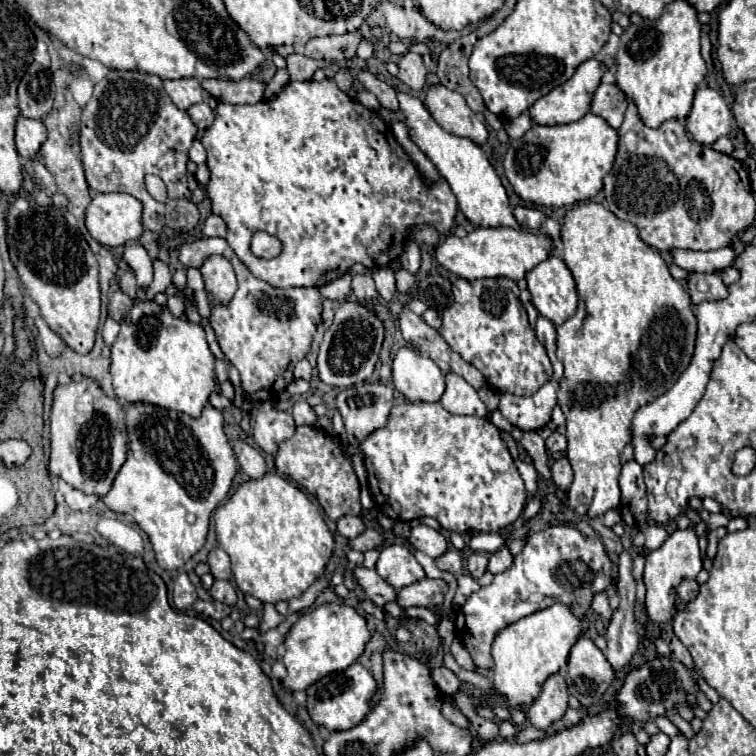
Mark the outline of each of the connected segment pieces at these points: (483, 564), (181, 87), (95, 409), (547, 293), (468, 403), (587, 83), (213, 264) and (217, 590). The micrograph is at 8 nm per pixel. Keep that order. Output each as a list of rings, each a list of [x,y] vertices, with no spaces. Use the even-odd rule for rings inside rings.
[[[472,553],[468,557],[468,561],[466,561],[466,567],[468,567],[468,571],[470,571],[470,575],[474,579],[482,577],[484,571],[486,571],[486,567],[488,567],[488,555],[486,553]]]
[[[194,77],[168,79],[168,81],[164,81],[164,89],[170,95],[170,99],[174,101],[174,105],[180,109],[188,109],[194,103],[200,103],[202,93],[204,93],[204,89],[200,87],[200,81]]]
[[[76,375],[68,385],[58,385],[54,389],[50,415],[50,473],[84,493],[104,497],[124,465],[126,451],[128,431],[124,427],[124,409],[118,399],[108,397],[94,379],[84,375]]]
[[[550,257],[538,263],[526,275],[526,281],[534,307],[554,325],[562,325],[576,313],[576,283],[562,259]]]
[[[454,373],[446,375],[446,391],[440,403],[446,411],[456,415],[476,415],[482,419],[488,417],[488,409],[480,401],[476,389],[468,385],[460,375],[454,375]]]
[[[588,59],[584,61],[572,79],[568,79],[564,85],[552,89],[548,95],[544,95],[544,99],[538,99],[530,109],[528,109],[528,115],[534,123],[540,123],[540,125],[564,125],[564,123],[574,123],[578,119],[582,119],[588,109],[590,109],[590,101],[592,101],[592,95],[596,91],[596,87],[600,85],[600,77],[606,69],[596,61],[596,59]]]
[[[212,255],[204,261],[200,267],[200,273],[204,277],[204,289],[210,299],[210,307],[216,307],[216,303],[224,305],[232,295],[236,293],[236,275],[232,263],[224,259],[222,255]]]
[[[214,581],[212,589],[210,589],[210,595],[212,595],[212,599],[216,599],[220,603],[226,603],[230,607],[234,607],[236,601],[238,601],[236,589],[228,581]]]

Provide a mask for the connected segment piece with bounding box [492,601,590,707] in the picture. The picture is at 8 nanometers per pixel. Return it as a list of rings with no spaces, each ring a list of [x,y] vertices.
[[[560,601],[508,625],[492,645],[494,687],[506,697],[508,705],[512,707],[532,703],[540,695],[544,681],[568,663],[572,645],[588,629],[590,621],[586,617],[576,617],[572,613],[572,607]]]

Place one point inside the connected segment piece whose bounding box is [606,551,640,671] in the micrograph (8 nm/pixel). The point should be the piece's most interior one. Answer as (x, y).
(622, 636)

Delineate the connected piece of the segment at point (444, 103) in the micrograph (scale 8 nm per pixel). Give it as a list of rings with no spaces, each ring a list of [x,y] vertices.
[[[430,85],[424,105],[428,107],[432,119],[448,133],[468,137],[474,143],[486,141],[488,131],[484,123],[476,117],[476,113],[468,107],[466,99],[460,93],[444,85]]]

